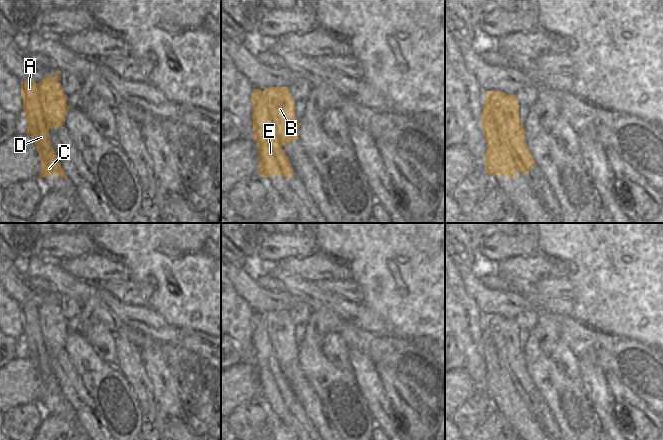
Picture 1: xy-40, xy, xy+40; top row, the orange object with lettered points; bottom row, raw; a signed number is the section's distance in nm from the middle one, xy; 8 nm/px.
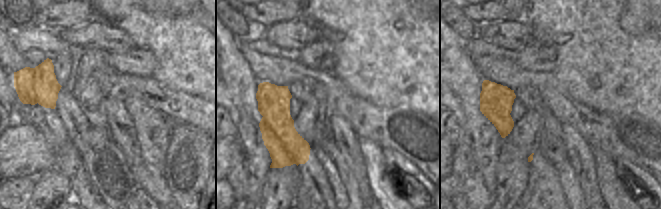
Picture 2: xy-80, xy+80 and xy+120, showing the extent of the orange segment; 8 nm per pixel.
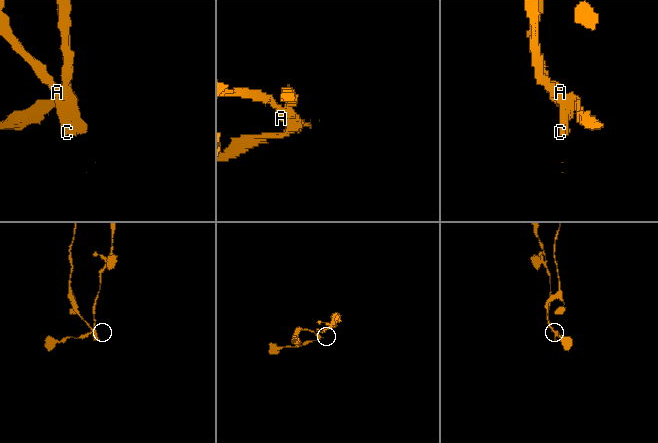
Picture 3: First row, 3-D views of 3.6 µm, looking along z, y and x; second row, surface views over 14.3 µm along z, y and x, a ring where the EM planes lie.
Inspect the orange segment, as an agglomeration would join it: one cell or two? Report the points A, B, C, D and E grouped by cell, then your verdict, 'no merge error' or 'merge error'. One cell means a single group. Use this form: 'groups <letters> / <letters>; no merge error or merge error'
groups A C D E / B; merge error

